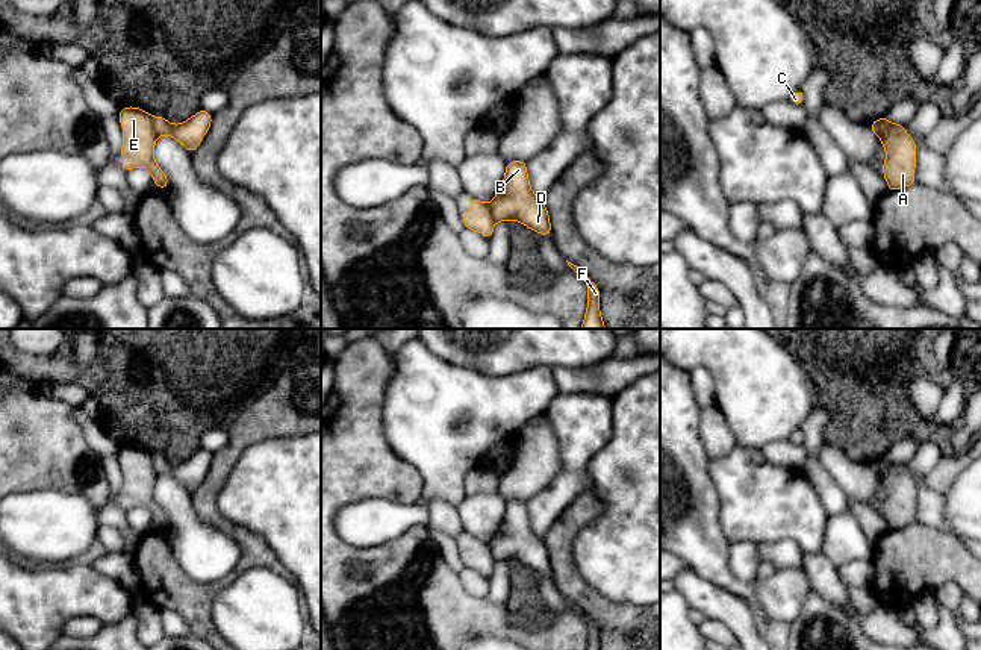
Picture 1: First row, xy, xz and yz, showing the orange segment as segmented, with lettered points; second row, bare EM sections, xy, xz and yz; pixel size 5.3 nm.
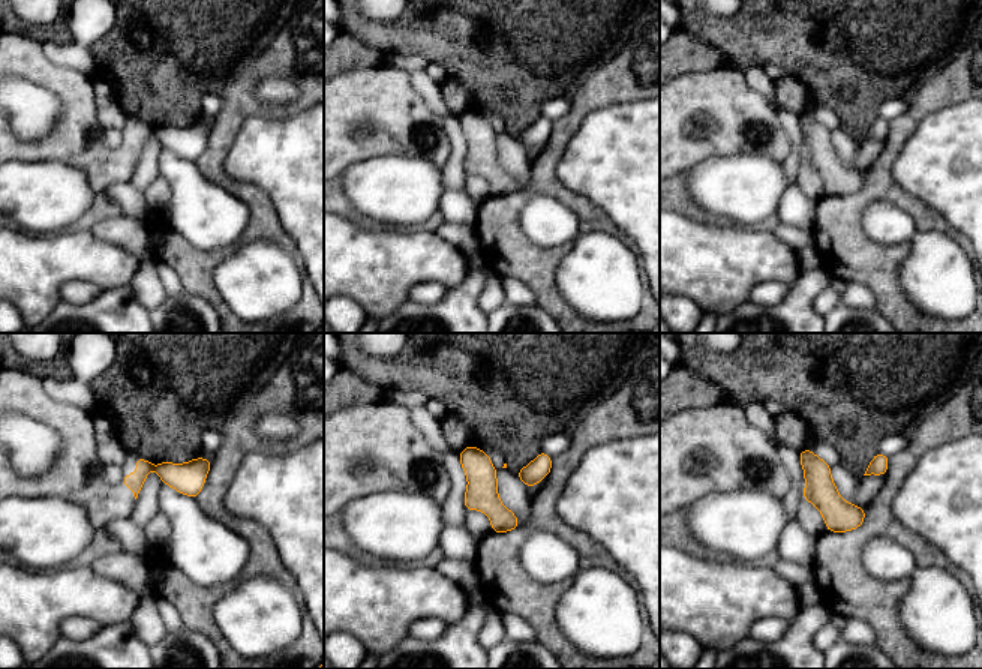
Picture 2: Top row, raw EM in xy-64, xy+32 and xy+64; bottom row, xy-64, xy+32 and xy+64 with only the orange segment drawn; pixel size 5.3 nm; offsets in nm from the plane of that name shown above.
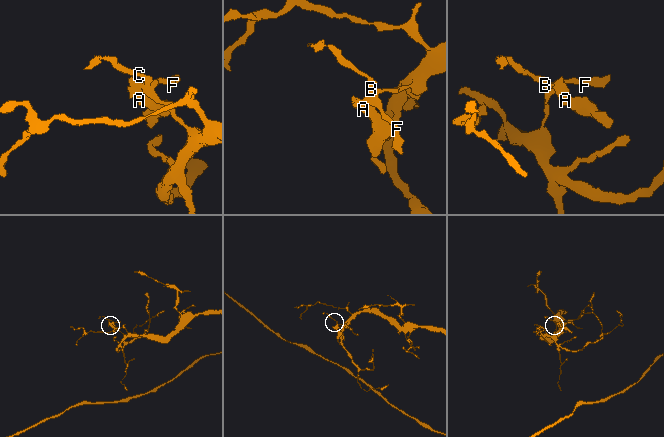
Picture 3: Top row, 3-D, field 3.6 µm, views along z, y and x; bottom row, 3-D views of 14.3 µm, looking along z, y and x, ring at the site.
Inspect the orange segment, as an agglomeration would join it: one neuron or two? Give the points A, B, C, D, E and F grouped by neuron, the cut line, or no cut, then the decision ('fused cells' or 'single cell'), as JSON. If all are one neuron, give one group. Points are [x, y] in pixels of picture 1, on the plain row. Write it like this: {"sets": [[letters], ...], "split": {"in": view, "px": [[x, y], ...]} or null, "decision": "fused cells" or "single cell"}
{"sets": [["A", "E"], ["B", "C", "D", "F"]], "split": {"in": "xy", "px": [[150, 456], [152, 467], [158, 474]]}, "decision": "fused cells"}

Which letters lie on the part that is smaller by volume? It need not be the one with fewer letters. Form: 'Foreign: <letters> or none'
Foreign: A, E

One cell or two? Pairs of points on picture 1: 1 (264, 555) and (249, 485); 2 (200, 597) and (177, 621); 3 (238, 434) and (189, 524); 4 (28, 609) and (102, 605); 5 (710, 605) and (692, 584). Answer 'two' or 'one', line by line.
1: two
2: two
3: two
4: one
5: one

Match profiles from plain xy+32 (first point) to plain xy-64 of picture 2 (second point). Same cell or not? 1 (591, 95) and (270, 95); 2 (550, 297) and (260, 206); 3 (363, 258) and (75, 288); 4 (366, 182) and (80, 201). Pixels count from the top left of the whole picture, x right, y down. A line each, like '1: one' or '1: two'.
1: two
2: one
3: two
4: one

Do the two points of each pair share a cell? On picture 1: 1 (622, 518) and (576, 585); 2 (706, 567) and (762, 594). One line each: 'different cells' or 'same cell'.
1: different cells
2: same cell

